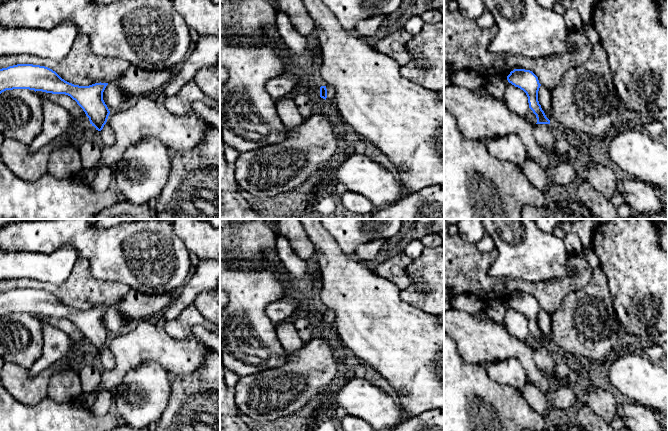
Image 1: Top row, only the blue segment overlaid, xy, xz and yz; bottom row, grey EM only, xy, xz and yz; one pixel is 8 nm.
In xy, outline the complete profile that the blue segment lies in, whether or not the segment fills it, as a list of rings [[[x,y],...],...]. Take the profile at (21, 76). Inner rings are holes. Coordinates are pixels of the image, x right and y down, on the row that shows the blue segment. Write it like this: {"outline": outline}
{"outline": [[[17,64],[0,69],[0,94],[6,90],[29,89],[70,96],[83,109],[90,124],[101,132],[101,143],[112,145],[115,135],[107,123],[110,111],[103,100],[108,83],[79,86],[62,79],[52,69],[33,64]]]}

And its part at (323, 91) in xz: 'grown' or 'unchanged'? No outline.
grown

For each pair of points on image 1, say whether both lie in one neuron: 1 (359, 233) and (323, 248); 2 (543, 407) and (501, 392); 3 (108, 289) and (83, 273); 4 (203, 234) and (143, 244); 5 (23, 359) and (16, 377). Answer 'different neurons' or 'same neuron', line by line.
1: different neurons
2: different neurons
3: same neuron
4: different neurons
5: different neurons

